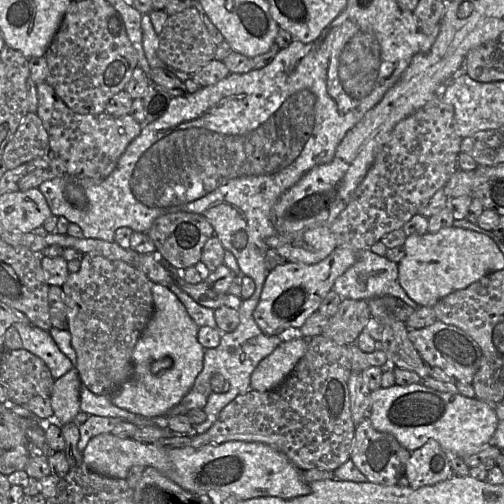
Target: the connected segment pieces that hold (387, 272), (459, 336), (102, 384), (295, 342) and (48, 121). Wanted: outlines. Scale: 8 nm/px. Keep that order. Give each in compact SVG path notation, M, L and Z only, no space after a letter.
M371 249L356 251L355 263L335 280L332 289L334 289L334 291L343 299L350 298L368 300L373 297L391 295L402 299L415 310L421 307L417 302L409 297L400 285L398 264L389 260L385 256L380 256L372 252Z
M437 320L425 328L409 329L408 336L415 349L431 367L439 367L457 381L472 384L474 375L480 368L483 352L469 334L457 326Z
M85 254L77 273L69 274L62 285L67 309L71 344L76 352L76 367L81 384L98 395L110 395L133 374L133 349L154 312L154 283L141 271L121 260L111 260L96 254Z
M304 337L282 341L251 374L251 389L259 392L276 389L291 374L307 348L308 340Z
M46 81L36 85L37 115L42 120L49 137L50 150L66 165L66 175L70 178L91 178L102 180L117 166L118 160L129 143L136 138L142 124L131 114L114 117L107 113L79 114L72 111Z

